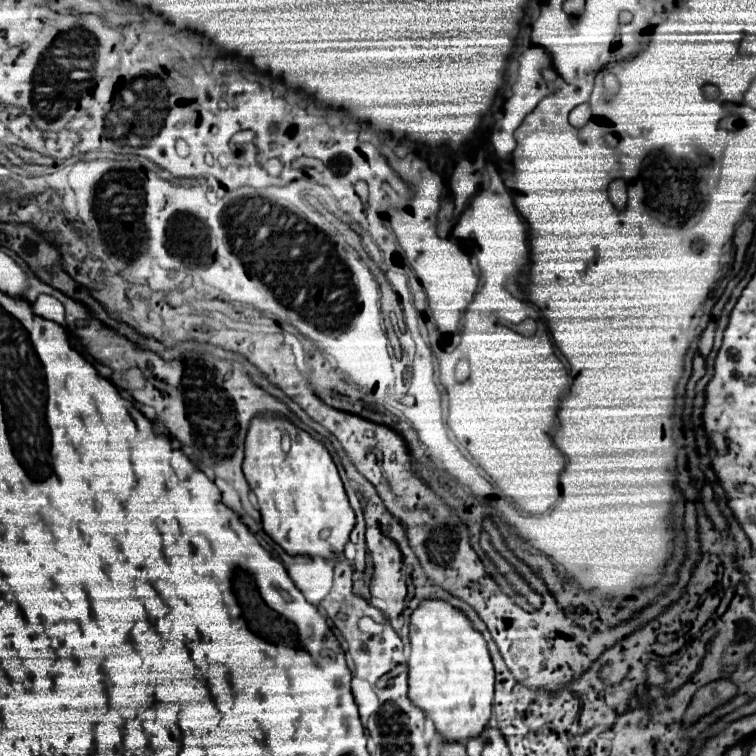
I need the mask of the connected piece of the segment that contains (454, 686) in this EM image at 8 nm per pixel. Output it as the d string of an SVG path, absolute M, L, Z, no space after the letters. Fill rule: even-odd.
M424 600L414 610L410 620L410 644L412 652L408 660L408 698L412 704L432 718L436 732L444 742L466 744L470 738L478 738L492 718L494 698L494 668L480 632L476 632L470 620L448 602Z

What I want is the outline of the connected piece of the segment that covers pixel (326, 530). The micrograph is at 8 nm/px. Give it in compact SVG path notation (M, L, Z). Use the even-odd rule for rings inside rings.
M256 416L252 420L248 436L246 436L244 476L246 476L252 492L258 498L264 532L278 546L282 546L286 554L290 554L290 556L318 556L324 560L334 560L336 558L334 554L344 552L344 546L346 546L350 532L354 528L354 510L348 504L338 470L336 470L328 450L320 442L316 442L312 436L308 436L304 430L296 428L294 424L290 424L284 418ZM282 432L286 432L292 440L290 454L284 454L280 448Z

